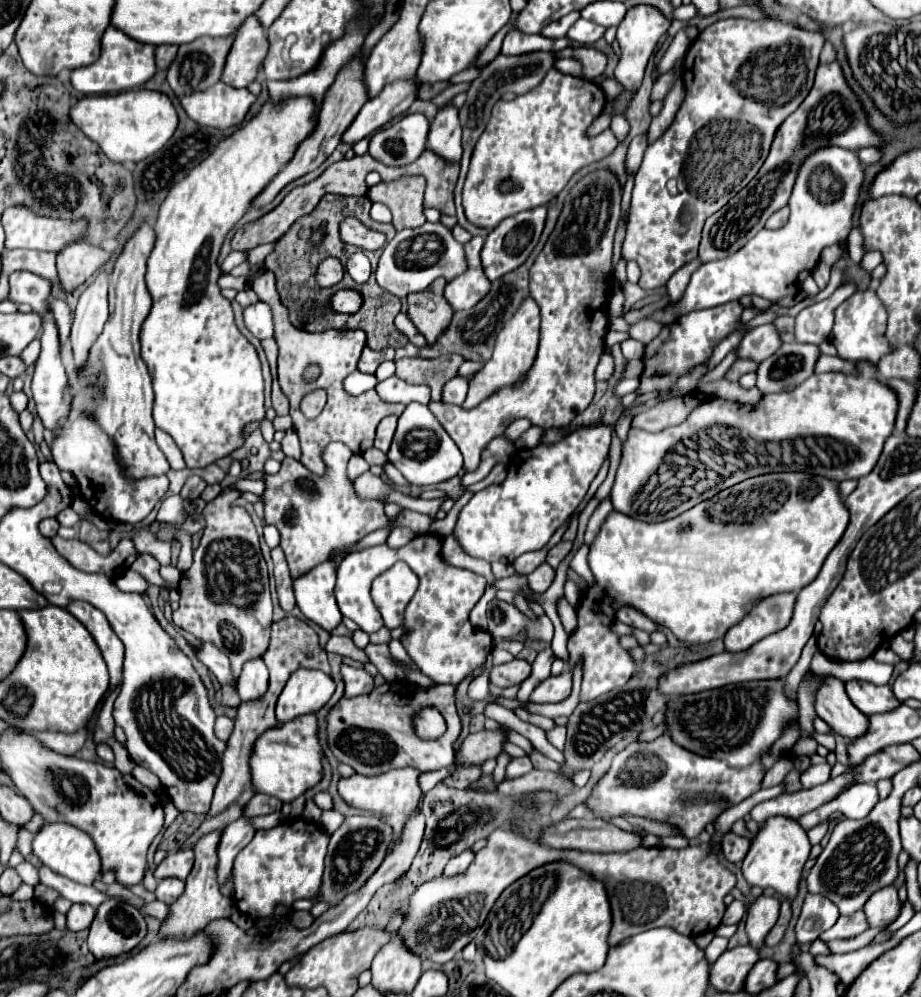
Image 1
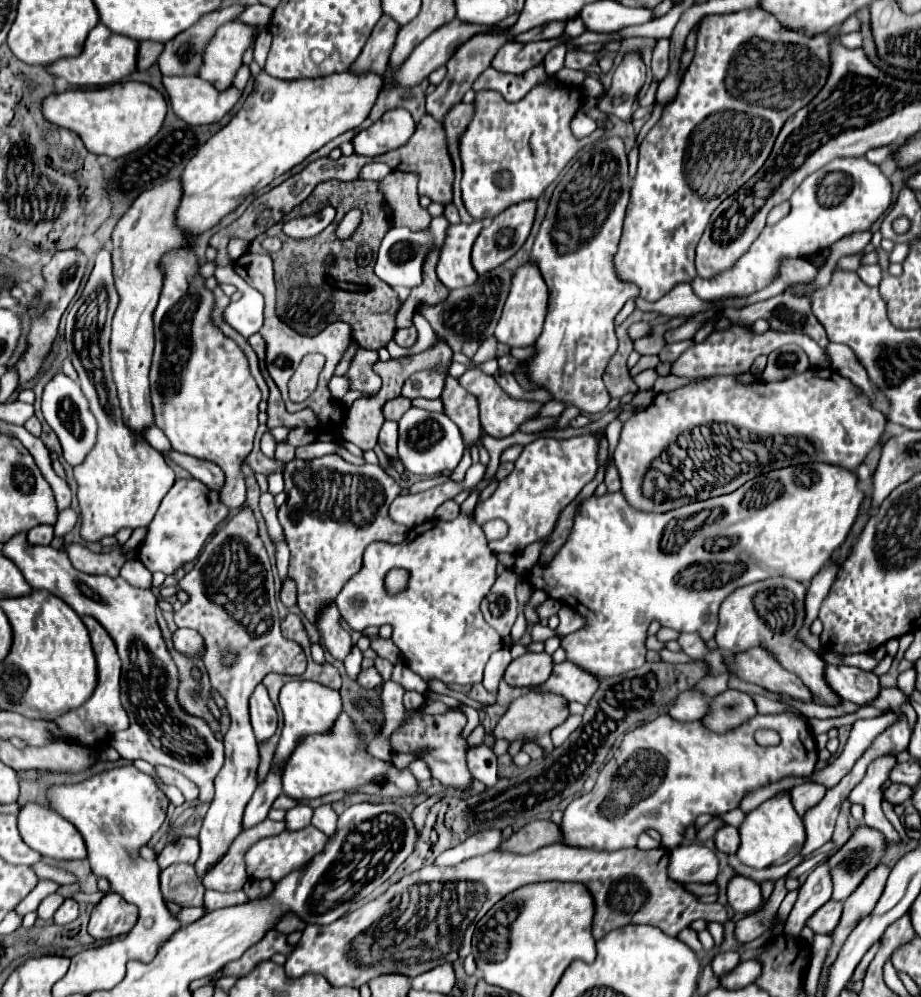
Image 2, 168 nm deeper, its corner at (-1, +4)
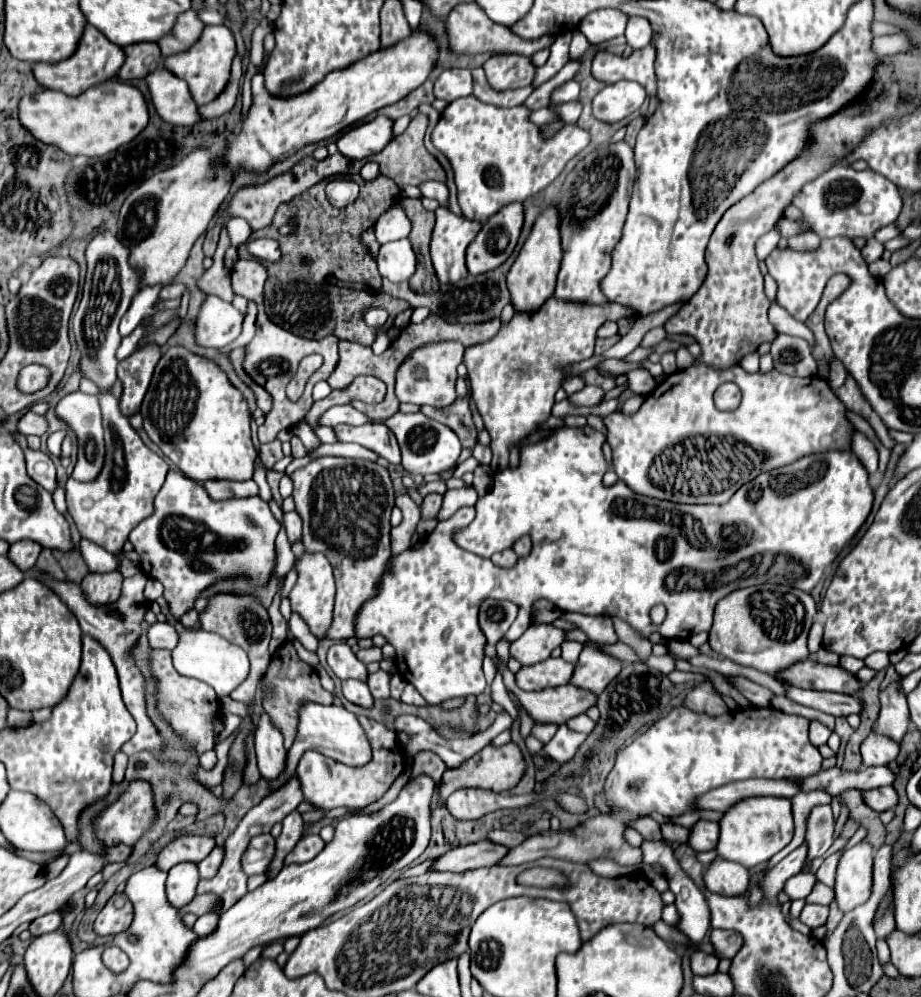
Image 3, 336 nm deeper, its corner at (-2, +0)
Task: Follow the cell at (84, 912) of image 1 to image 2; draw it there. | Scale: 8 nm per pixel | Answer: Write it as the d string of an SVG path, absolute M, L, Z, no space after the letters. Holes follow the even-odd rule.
M66 899L60 909L54 913L54 923L56 925L66 925L66 923L72 923L80 913L80 905L74 901L74 899Z

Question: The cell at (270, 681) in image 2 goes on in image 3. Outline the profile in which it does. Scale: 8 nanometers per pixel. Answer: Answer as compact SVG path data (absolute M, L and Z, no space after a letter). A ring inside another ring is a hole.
M285 639L275 649L273 659L269 663L269 669L267 669L267 675L263 675L263 679L261 679L261 691L263 691L263 709L267 713L271 713L273 723L277 723L277 727L281 729L281 733L285 737L285 747L289 747L293 743L295 723L297 723L297 705L303 699L313 699L313 701L323 703L323 705L331 705L335 699L333 693L329 693L321 687L317 671L299 659L291 639Z

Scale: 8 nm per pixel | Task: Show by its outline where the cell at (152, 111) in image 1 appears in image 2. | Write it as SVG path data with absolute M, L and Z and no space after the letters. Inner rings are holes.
M120 81L96 89L70 89L48 95L42 99L42 115L54 125L74 131L90 153L122 157L144 147L160 131L166 117L166 101L148 83Z

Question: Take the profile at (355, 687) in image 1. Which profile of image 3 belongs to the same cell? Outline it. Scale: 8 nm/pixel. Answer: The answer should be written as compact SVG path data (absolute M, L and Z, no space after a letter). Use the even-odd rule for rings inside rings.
M379 669L377 673L367 677L367 685L375 699L389 699L389 673Z

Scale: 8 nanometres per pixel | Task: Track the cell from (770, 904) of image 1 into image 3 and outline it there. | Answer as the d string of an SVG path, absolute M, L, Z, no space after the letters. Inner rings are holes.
M717 859L705 871L705 883L711 893L721 897L741 897L749 893L749 871L725 859Z

